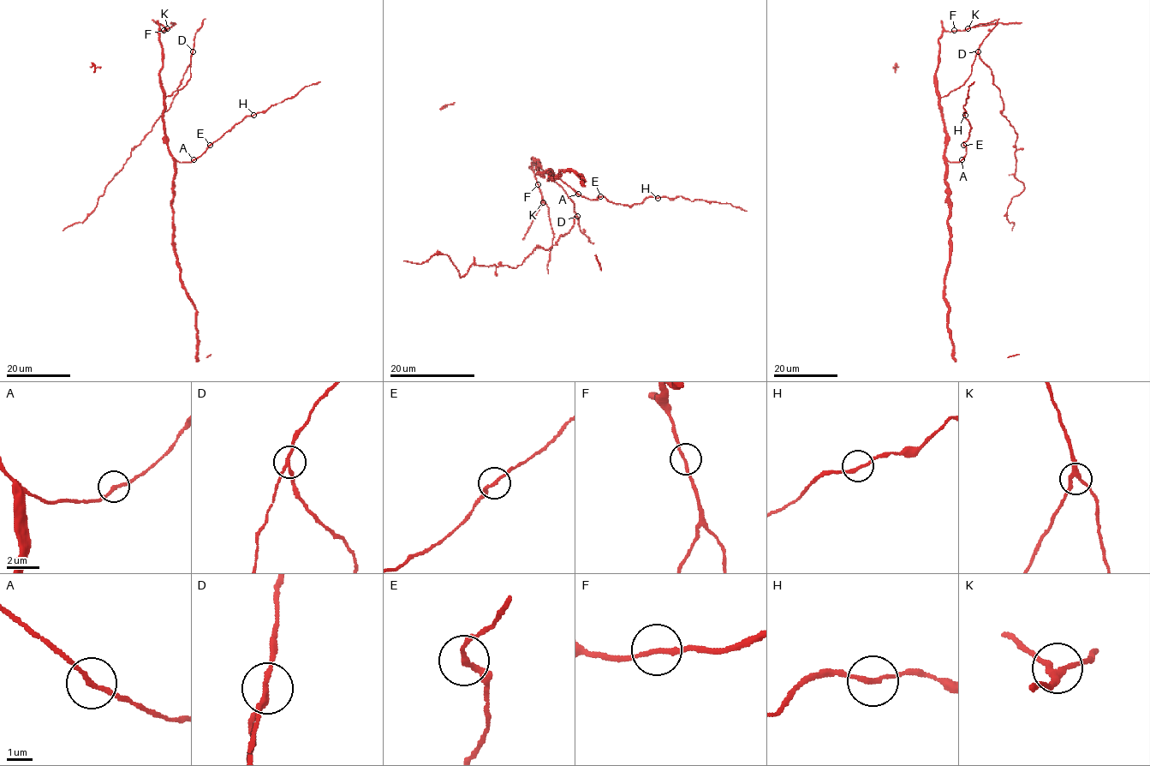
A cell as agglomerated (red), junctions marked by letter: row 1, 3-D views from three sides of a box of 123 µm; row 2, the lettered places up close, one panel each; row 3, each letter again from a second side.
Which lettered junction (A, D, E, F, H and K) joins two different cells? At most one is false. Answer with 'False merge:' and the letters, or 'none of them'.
False merge: D

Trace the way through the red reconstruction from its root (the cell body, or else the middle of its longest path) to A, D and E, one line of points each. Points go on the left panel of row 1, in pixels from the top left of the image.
A: (163, 102), (164, 142), (169, 152), (181, 163), (190, 163), (193, 159)
D: (163, 102), (167, 96), (181, 90), (190, 78), (193, 51)
E: (163, 102), (164, 142), (174, 158), (181, 163), (191, 163), (210, 145)

